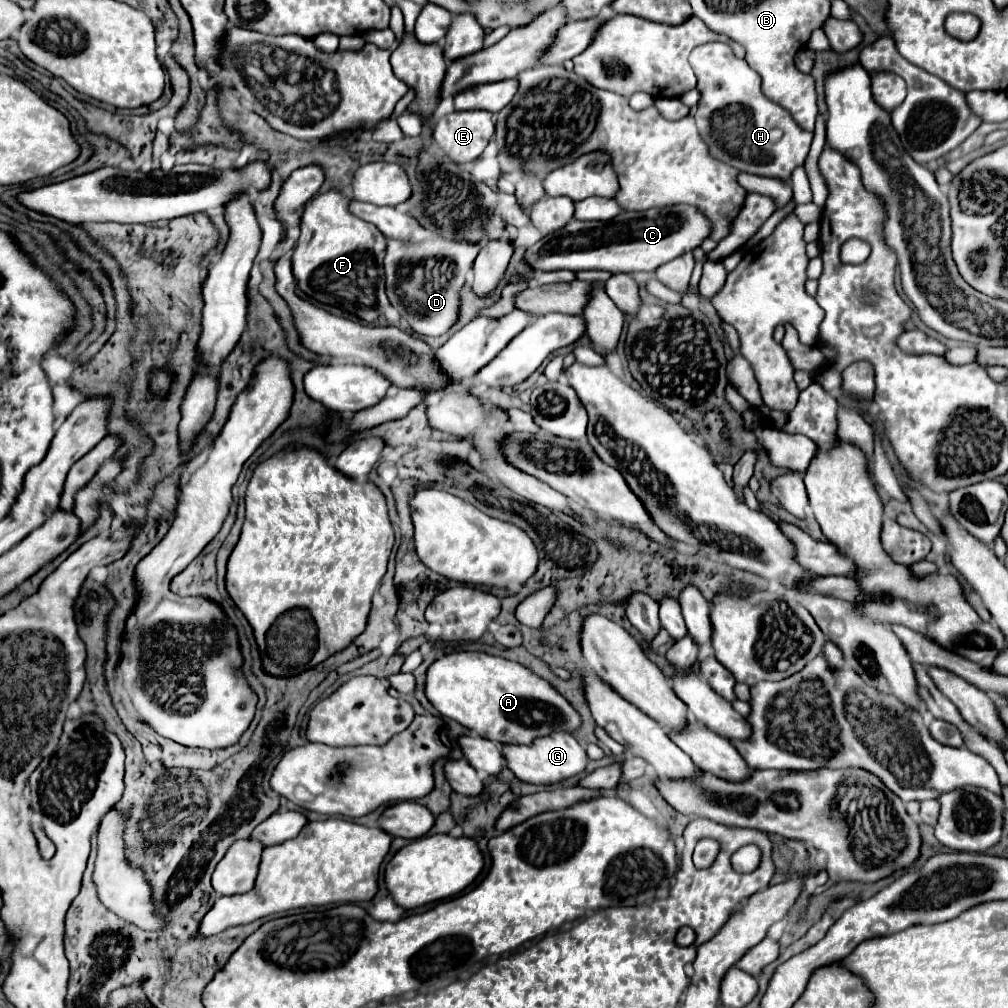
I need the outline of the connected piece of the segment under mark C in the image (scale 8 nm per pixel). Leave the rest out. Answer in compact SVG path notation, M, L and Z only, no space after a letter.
M675 204L641 212L621 212L609 222L569 222L561 232L541 238L525 252L537 270L609 270L617 272L655 272L669 260L687 254L703 244L711 234L711 220L695 206Z

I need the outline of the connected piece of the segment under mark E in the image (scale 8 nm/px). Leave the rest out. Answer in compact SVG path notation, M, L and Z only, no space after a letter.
M485 110L447 114L437 120L433 140L453 162L471 162L481 156L495 132L491 116Z

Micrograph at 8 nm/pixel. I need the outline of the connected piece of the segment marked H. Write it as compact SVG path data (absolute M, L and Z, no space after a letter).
M703 44L691 52L689 60L701 92L695 120L701 138L711 148L711 156L743 172L789 180L791 172L803 166L813 134L803 130L785 108L761 92L761 76L745 60L735 58L727 44Z

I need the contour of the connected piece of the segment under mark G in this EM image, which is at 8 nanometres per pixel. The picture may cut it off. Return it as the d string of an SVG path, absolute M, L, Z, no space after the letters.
M553 732L551 736L535 738L533 744L521 746L521 744L503 744L503 758L507 768L523 782L529 784L553 784L563 778L575 776L585 770L589 758L583 750L583 746L567 732Z

